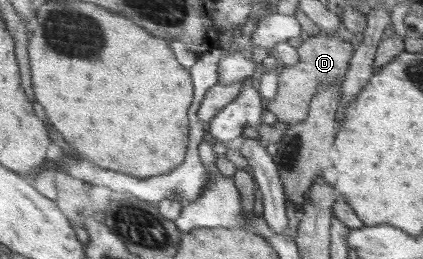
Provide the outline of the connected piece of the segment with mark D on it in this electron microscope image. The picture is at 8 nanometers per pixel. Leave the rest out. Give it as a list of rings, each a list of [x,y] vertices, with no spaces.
[[[323,31],[314,36],[304,36],[296,50],[299,61],[295,65],[284,65],[278,73],[277,94],[265,104],[265,111],[271,111],[276,115],[277,121],[289,125],[298,124],[307,118],[311,99],[317,95],[319,87],[343,83],[355,54],[353,45],[346,42],[345,34],[328,34]]]

